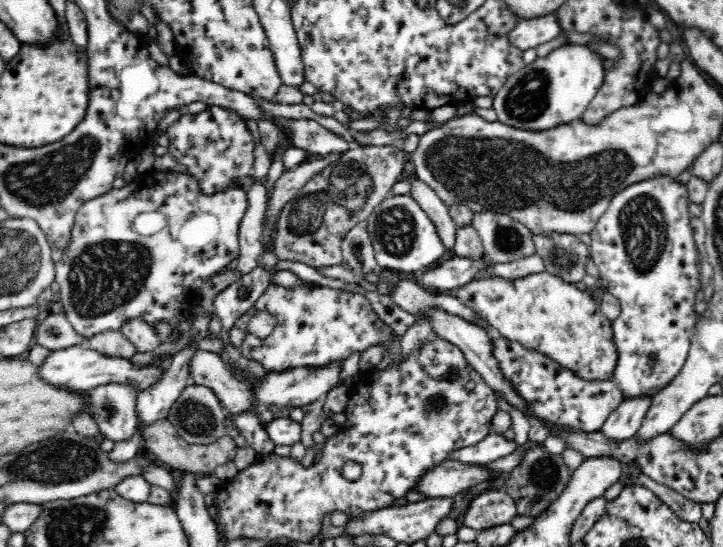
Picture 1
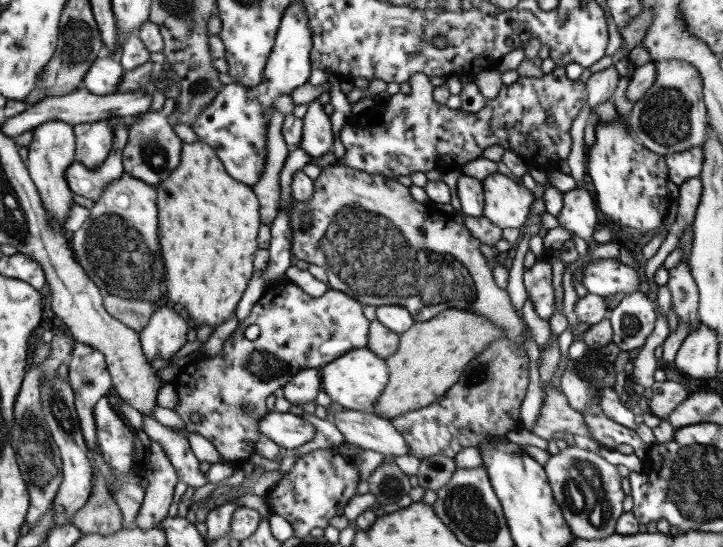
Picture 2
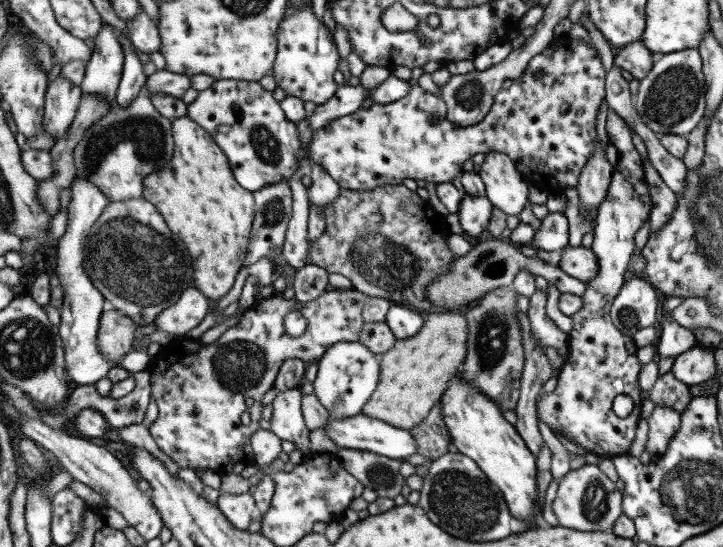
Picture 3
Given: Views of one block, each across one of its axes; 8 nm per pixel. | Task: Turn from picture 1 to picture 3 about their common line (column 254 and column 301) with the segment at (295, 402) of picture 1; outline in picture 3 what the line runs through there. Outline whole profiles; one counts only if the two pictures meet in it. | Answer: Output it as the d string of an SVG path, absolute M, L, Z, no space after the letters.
M295 386L280 391L273 400L270 430L281 438L290 440L298 450L310 449L310 429L306 426L301 409L302 391Z

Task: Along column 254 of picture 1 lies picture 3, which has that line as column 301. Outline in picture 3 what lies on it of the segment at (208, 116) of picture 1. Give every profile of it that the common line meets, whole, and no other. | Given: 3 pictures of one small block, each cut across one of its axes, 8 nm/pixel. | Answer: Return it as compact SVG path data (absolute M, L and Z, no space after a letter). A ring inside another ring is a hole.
M570 40L568 48L564 50L564 56L562 56L562 54L556 54L556 44L550 43L550 46L548 46L546 50L536 54L536 56L530 60L528 67L526 67L526 73L522 74L522 76L515 78L508 87L504 86L504 88L496 94L493 106L488 111L488 114L486 114L478 124L470 126L460 126L450 122L447 119L447 107L444 100L424 91L418 83L411 81L412 86L410 86L410 92L408 92L404 98L400 98L400 100L396 100L396 102L390 102L390 104L372 104L372 107L367 110L362 108L358 109L351 115L348 114L346 116L341 116L340 118L330 122L330 124L324 126L324 128L319 128L313 133L312 141L310 146L307 148L309 152L306 157L302 157L299 152L301 142L298 135L298 129L296 128L296 123L287 119L285 112L280 106L280 102L273 98L273 92L266 92L259 82L252 83L244 80L240 81L230 79L215 81L210 88L203 92L199 92L198 98L196 98L192 104L187 106L187 117L190 118L190 120L196 121L196 124L199 124L204 128L204 130L206 130L206 132L209 132L212 135L212 138L222 149L223 154L228 158L238 184L240 184L242 188L253 193L258 192L262 187L266 187L269 184L279 183L282 180L290 180L291 176L296 174L297 168L300 168L302 158L306 158L306 160L308 160L309 167L314 166L314 164L320 164L320 168L324 170L326 174L330 175L341 186L341 188L353 191L371 191L376 187L402 184L402 180L404 180L404 178L412 178L412 180L415 181L420 179L425 180L426 182L435 182L436 184L446 182L452 183L452 180L454 180L456 176L464 172L462 168L464 166L464 162L472 159L476 154L482 153L486 155L488 152L494 151L504 152L504 154L510 157L510 160L512 160L516 166L516 170L520 172L520 175L522 175L522 178L524 178L528 186L535 186L538 190L547 192L549 196L556 196L561 194L562 190L565 190L566 188L576 188L578 184L578 177L582 174L582 170L586 168L588 160L592 160L592 158L594 158L593 150L595 142L598 141L598 137L596 135L597 114L600 106L602 106L602 102L604 102L606 98L606 71L604 71L604 66L602 66L602 62L598 57L597 50L595 48L592 49L590 46L587 46L587 44L582 40ZM537 71L543 72L544 75L542 75L541 79L536 79L536 77L534 77L534 74ZM433 114L438 117L438 121L435 123L433 123L433 120L431 119Z

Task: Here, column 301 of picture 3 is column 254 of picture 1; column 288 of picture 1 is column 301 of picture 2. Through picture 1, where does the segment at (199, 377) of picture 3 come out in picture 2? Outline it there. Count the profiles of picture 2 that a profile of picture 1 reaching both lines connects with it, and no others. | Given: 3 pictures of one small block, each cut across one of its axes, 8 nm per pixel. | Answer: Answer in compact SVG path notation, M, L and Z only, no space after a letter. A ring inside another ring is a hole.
M292 282L284 284L284 292L280 292L280 296L276 292L268 292L268 289L265 291L266 294L258 300L248 318L226 339L218 355L188 362L172 380L179 398L178 407L174 410L181 416L187 430L210 440L224 460L240 465L255 453L255 444L260 436L257 422L270 412L265 403L270 394L279 393L302 369L321 368L351 350L368 346L370 321L364 316L363 305L347 294L329 288L320 298L313 298ZM252 324L260 328L255 340L244 336L244 331ZM246 402L251 406L249 413L243 409ZM195 412L203 418L198 426L192 425L190 419Z

